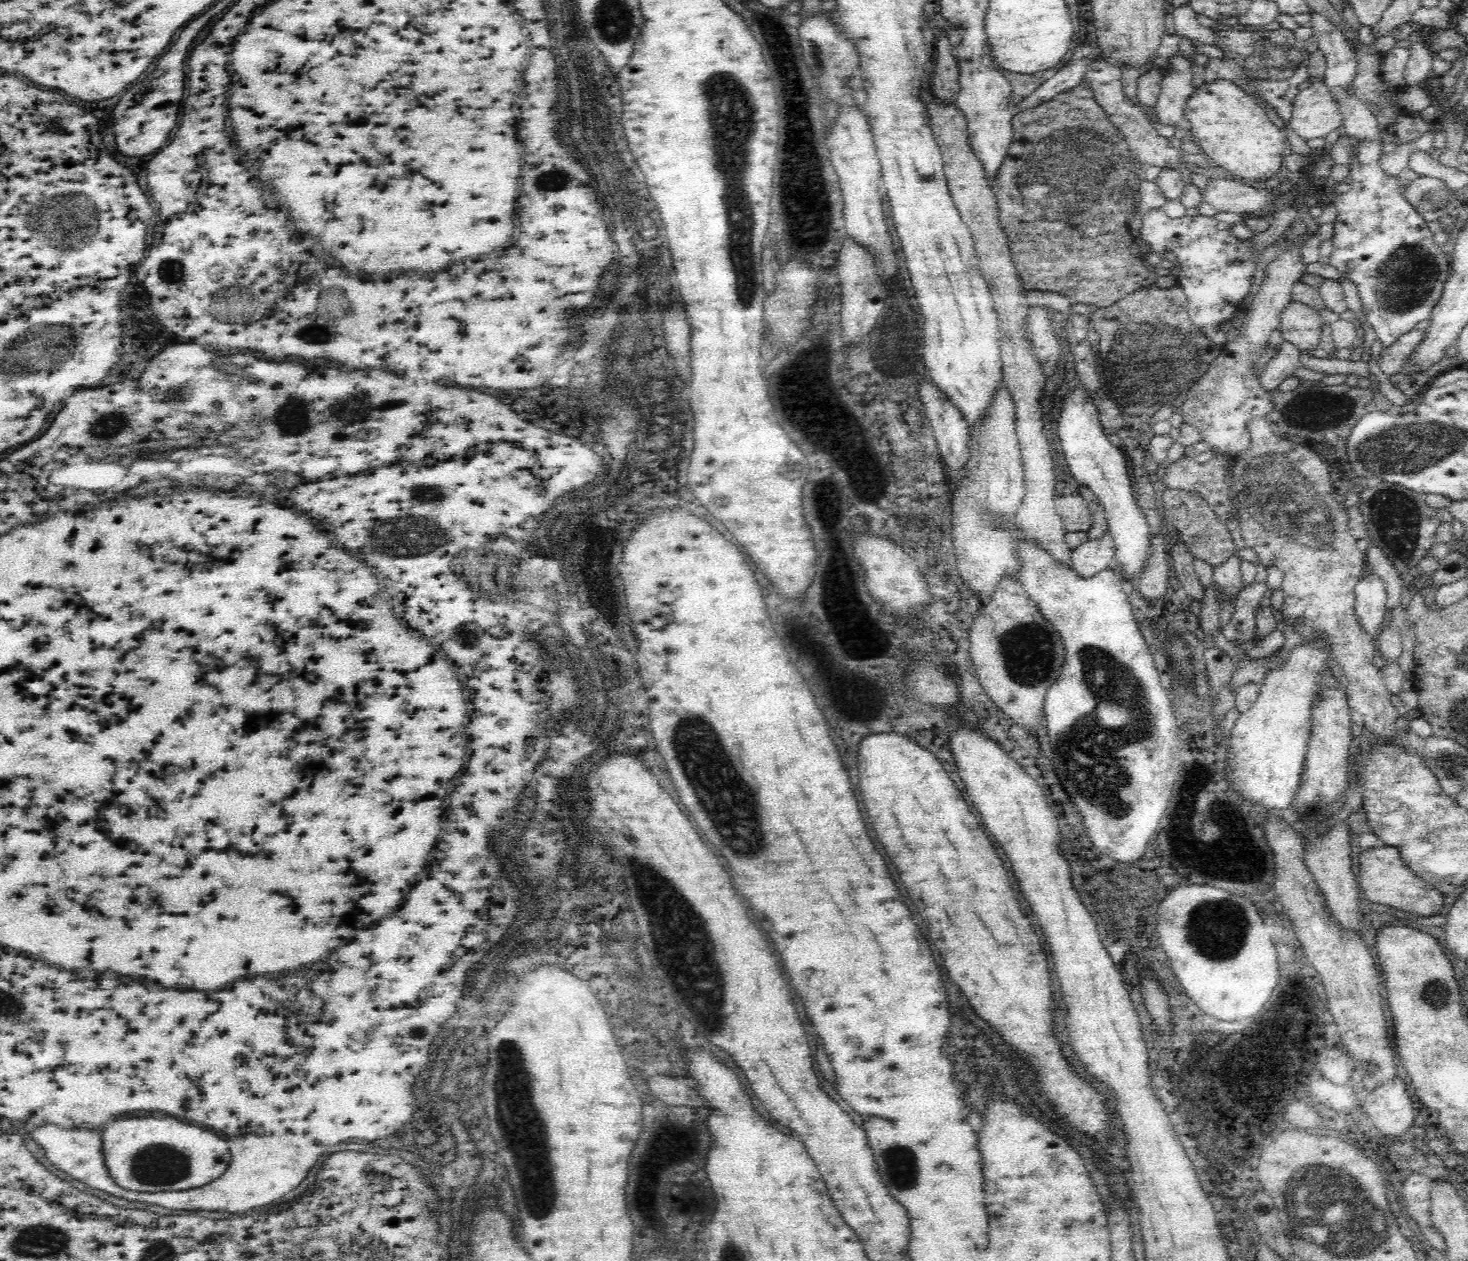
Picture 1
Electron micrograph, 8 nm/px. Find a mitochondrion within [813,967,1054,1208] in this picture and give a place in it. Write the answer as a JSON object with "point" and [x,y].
{"point":[898,1161]}

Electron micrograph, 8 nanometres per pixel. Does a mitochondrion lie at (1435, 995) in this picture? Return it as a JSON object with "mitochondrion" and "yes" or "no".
{"mitochondrion":"yes"}

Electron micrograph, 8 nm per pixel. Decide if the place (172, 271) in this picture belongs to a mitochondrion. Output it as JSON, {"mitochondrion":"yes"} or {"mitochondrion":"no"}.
{"mitochondrion":"yes"}

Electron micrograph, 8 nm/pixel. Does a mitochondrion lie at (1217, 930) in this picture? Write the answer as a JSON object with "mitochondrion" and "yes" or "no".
{"mitochondrion":"yes"}

